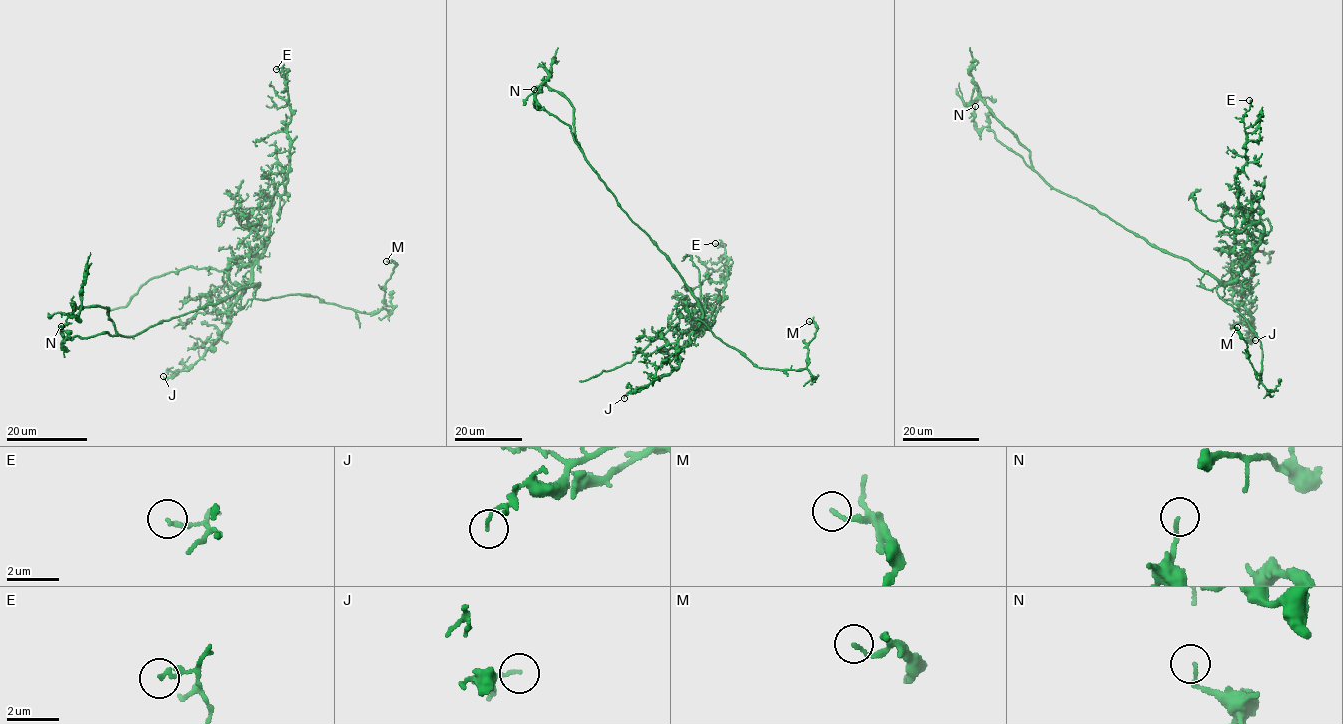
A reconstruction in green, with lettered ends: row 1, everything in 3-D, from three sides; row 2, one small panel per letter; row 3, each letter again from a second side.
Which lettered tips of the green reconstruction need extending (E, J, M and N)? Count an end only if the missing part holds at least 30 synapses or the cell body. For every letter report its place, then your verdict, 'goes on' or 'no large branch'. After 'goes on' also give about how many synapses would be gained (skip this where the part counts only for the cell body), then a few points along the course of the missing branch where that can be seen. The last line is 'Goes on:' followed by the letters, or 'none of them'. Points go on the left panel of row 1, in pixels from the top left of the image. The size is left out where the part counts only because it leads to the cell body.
E: at (276, 69); no large branch
J: at (163, 376); no large branch
M: at (386, 261); no large branch
N: at (61, 326); no large branch
Goes on: none of them

